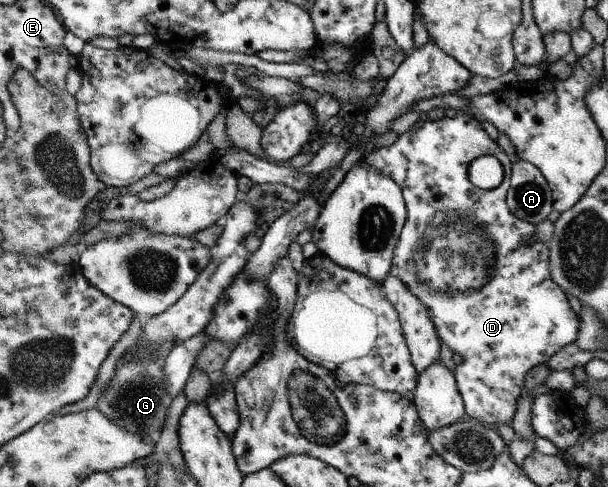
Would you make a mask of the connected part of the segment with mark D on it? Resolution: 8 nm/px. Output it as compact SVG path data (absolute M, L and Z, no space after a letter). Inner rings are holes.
M449 113L443 119L440 119L440 121L430 121L426 118L411 129L408 129L406 133L399 135L398 141L390 145L390 147L376 148L364 154L361 161L371 169L389 176L396 184L400 185L401 191L404 193L405 207L408 209L408 219L401 230L400 242L393 250L390 274L400 279L406 285L406 288L409 288L409 291L427 308L442 343L447 345L454 354L462 356L462 364L454 369L453 375L456 377L457 387L465 399L467 416L487 426L495 427L498 423L510 425L517 409L517 400L525 389L525 378L528 371L538 365L546 364L550 359L554 359L554 354L558 352L558 349L562 349L564 345L576 343L576 335L579 335L578 331L581 331L581 329L578 329L581 321L578 321L579 316L570 309L568 299L566 299L562 289L550 278L550 243L538 239L538 241L526 245L526 237L538 235L539 224L520 220L510 211L507 199L515 162L514 159L510 159L510 155L506 155L506 147L502 147L502 143L498 143L498 139L494 139L494 135L490 135L490 131L486 131L486 129L486 124L482 124L481 121L469 114ZM481 156L496 157L502 165L504 181L500 183L499 187L492 190L482 190L476 188L470 182L468 169L472 161Z

